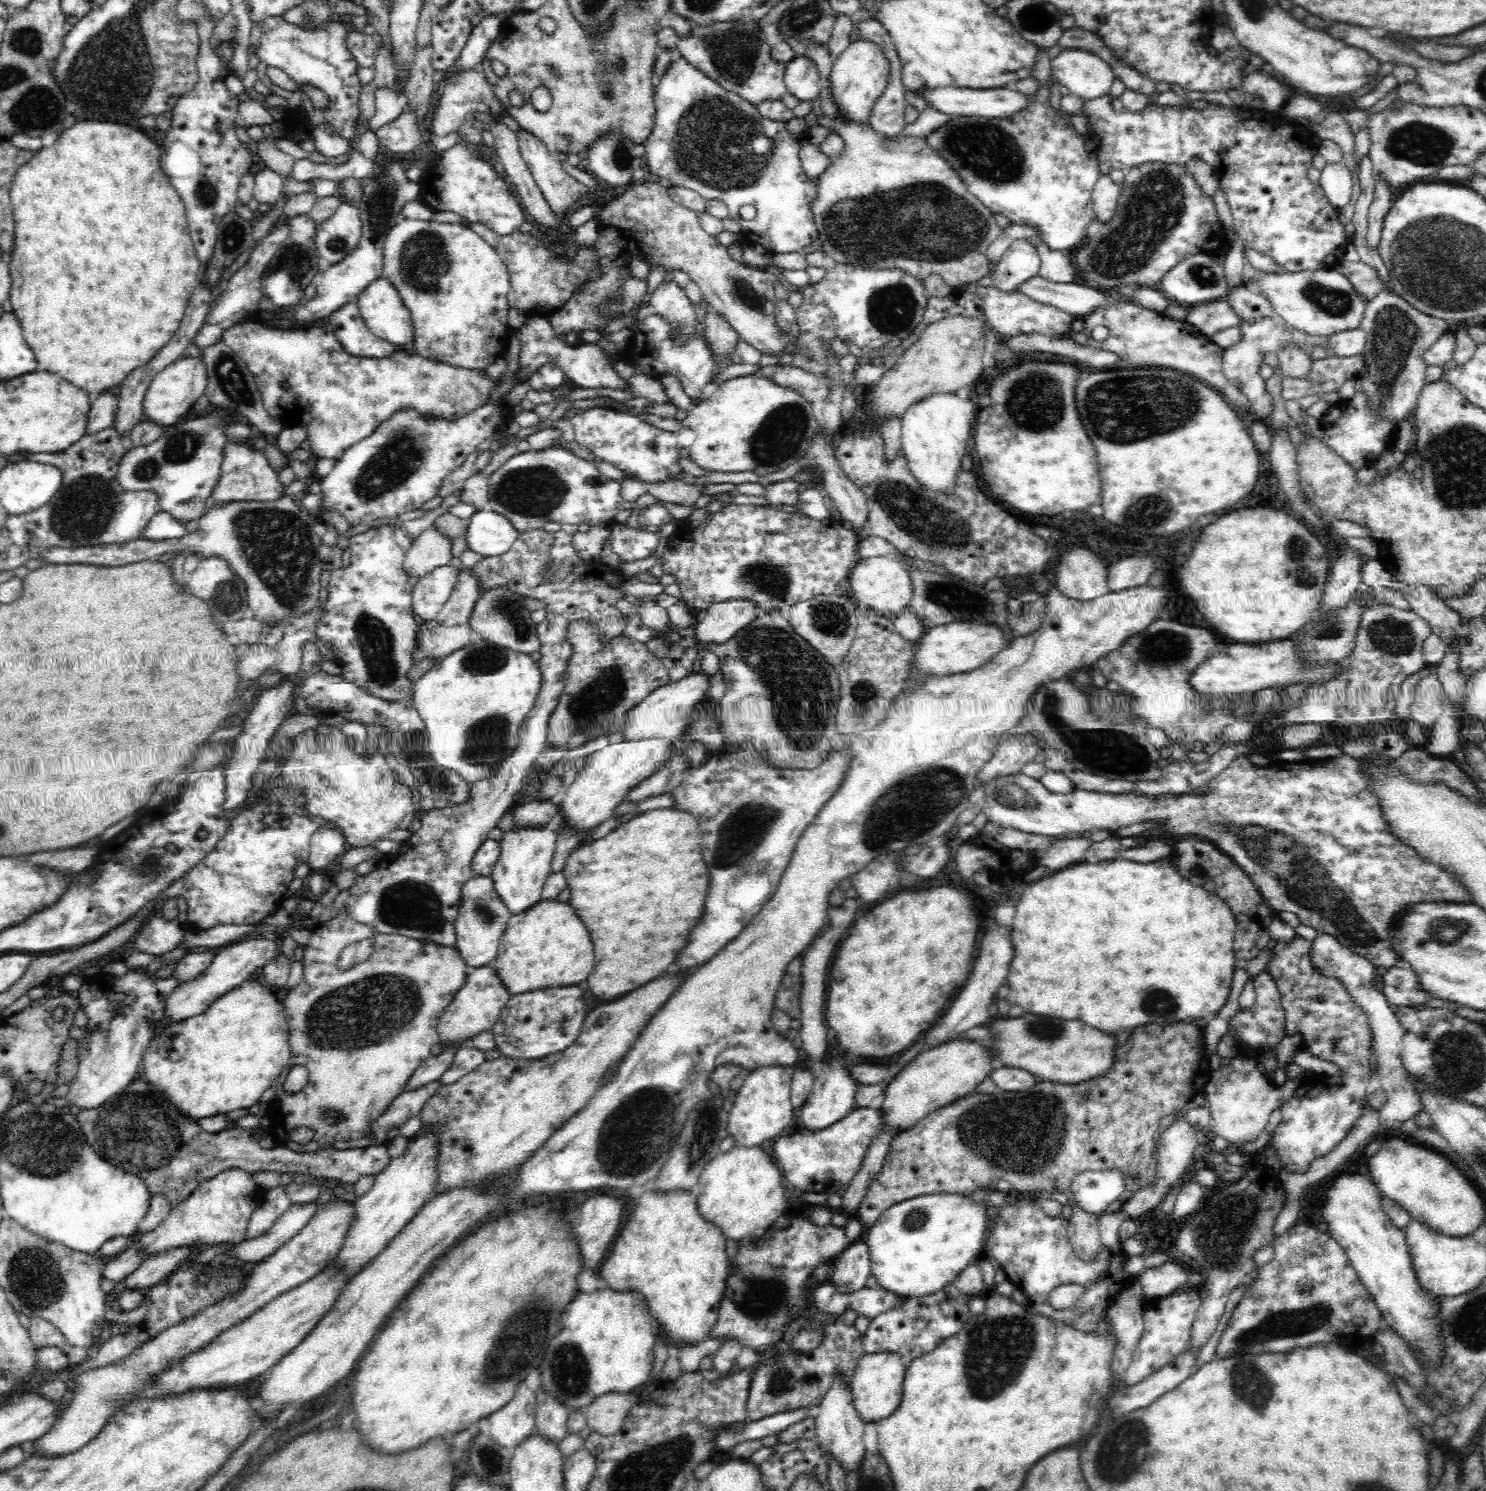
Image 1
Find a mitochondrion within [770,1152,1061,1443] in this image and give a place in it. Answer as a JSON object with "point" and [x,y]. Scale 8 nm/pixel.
{"point":[997,1349]}

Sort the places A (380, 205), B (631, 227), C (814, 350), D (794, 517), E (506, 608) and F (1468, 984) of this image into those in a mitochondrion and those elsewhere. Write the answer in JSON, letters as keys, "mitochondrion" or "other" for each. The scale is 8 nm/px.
{"A":"mitochondrion","B":"other","C":"other","D":"other","E":"mitochondrion","F":"other"}

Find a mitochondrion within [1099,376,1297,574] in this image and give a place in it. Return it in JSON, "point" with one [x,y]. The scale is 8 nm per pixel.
{"point":[1156,504]}

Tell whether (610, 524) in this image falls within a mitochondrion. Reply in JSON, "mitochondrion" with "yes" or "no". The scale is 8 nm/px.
{"mitochondrion":"no"}

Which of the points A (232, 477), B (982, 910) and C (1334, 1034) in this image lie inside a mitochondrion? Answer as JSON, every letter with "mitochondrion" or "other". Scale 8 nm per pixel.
{"A":"other","B":"other","C":"mitochondrion"}

